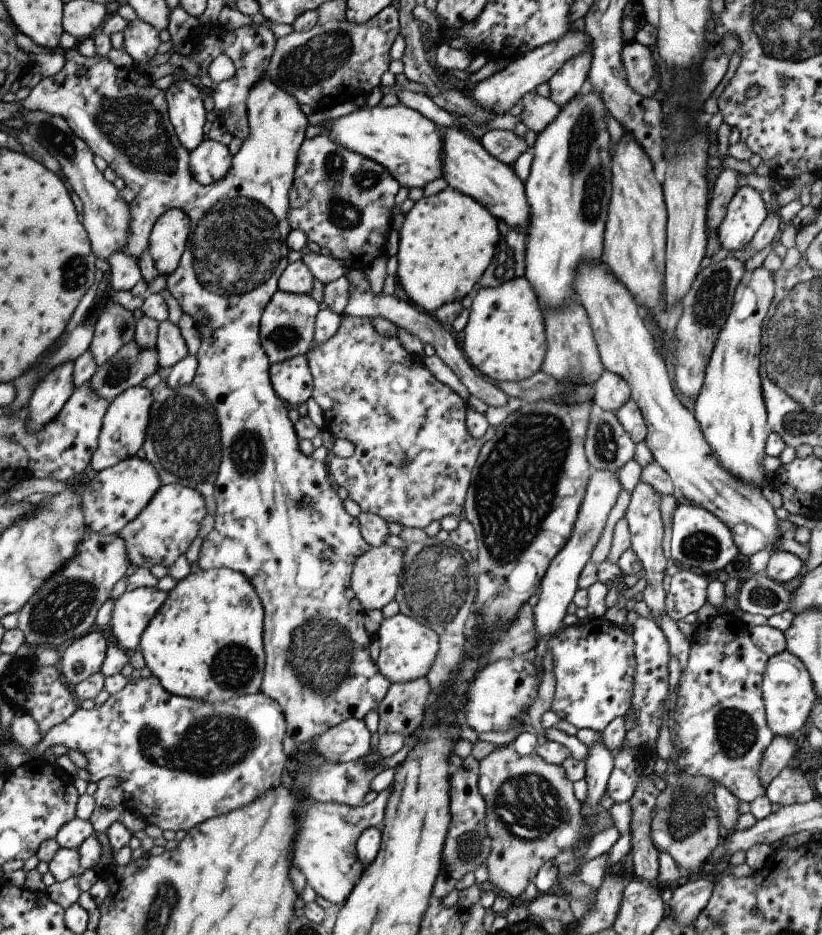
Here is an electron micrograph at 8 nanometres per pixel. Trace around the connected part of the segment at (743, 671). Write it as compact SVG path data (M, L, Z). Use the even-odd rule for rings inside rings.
M719 613L717 616L709 618L705 623L700 622L696 626L695 631L691 634L689 642L691 644L691 648L688 666L686 666L686 671L682 672L683 676L680 678L679 684L676 687L671 709L671 714L674 716L676 721L674 728L676 730L676 734L678 734L678 740L676 744L674 744L674 748L678 748L681 754L678 758L678 764L690 776L703 776L710 781L716 781L717 783L723 784L726 788L730 789L730 792L734 793L734 796L736 796L739 801L750 803L753 800L756 800L756 798L760 798L760 796L764 796L766 794L767 786L759 777L759 770L761 768L764 751L768 748L768 746L770 746L774 735L767 723L763 692L761 689L763 674L766 670L769 656L764 654L764 652L762 652L752 642L750 629L746 626L746 624L744 624L742 619L734 615L734 613Z

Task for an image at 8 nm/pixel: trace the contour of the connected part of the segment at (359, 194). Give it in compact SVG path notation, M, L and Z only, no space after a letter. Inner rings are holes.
M316 135L304 139L299 148L293 183L288 193L288 222L291 230L299 228L306 233L308 242L329 248L332 256L342 259L348 267L366 270L384 252L388 228L393 226L391 209L400 188L397 179L379 162L339 145L328 135Z

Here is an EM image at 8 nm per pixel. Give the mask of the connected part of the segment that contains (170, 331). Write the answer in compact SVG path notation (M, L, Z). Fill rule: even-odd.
M168 319L159 323L155 348L159 354L159 366L162 371L169 371L189 354L179 326Z

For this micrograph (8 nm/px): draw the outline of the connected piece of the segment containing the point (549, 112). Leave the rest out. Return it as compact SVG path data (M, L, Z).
M535 91L527 92L518 104L522 106L519 112L521 122L536 134L541 133L561 111L561 107Z

